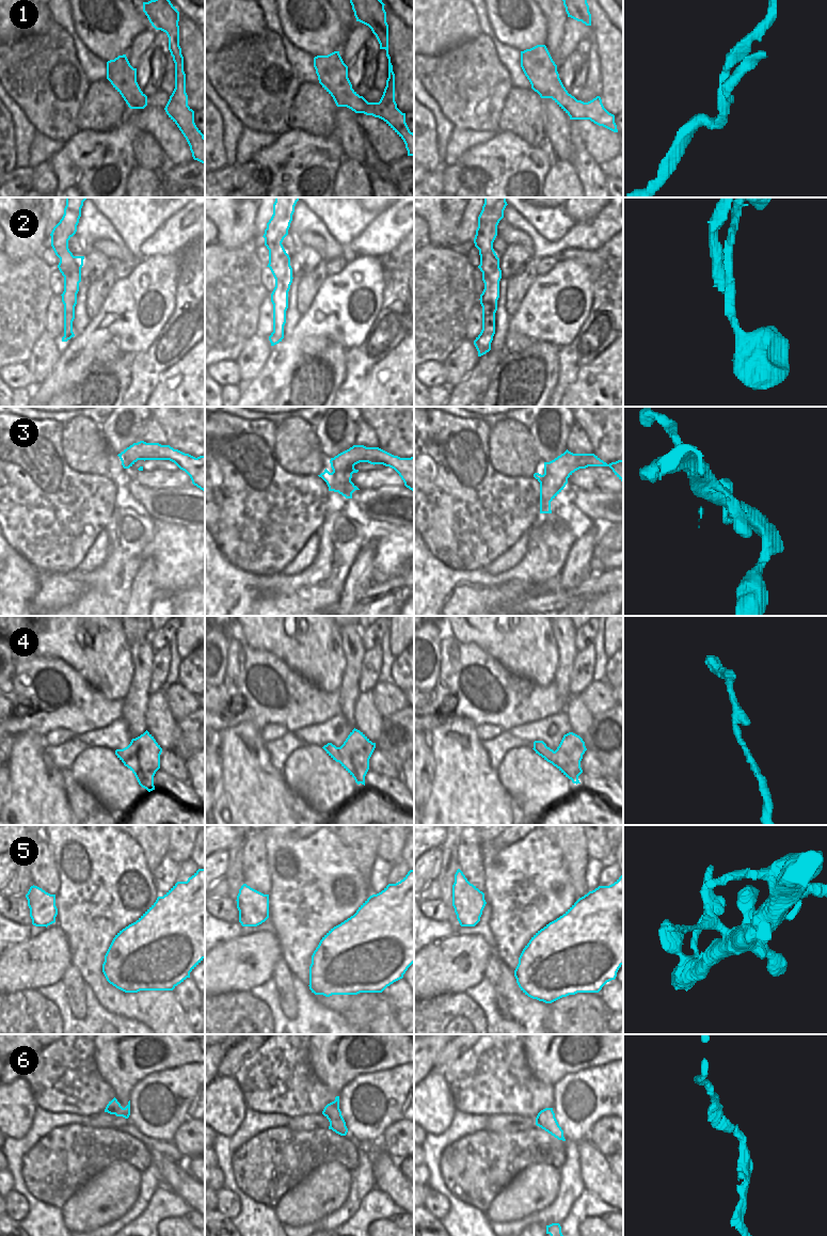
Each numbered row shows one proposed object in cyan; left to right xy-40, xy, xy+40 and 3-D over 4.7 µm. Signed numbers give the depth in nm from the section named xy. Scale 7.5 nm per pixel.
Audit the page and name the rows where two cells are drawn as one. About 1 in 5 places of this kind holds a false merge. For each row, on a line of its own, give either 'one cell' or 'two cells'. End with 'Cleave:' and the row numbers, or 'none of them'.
1: one cell
2: two cells
3: one cell
4: one cell
5: two cells
6: one cell
Cleave: 2, 5

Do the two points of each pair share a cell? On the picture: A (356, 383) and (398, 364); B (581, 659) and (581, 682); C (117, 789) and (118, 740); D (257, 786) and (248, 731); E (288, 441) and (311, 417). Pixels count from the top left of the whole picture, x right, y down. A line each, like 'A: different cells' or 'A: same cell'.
A: different cells
B: same cell
C: different cells
D: same cell
E: different cells

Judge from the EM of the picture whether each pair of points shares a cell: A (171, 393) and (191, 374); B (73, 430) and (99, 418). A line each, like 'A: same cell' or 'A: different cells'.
A: same cell
B: different cells

